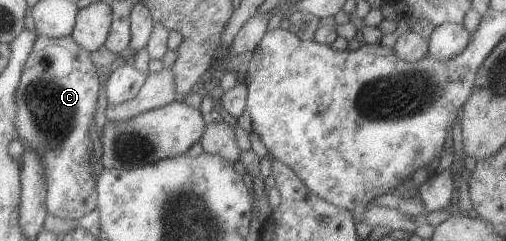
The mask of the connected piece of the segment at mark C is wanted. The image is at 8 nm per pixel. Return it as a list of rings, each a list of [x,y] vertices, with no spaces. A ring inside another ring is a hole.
[[[38,35],[16,90],[16,133],[40,155],[44,165],[48,213],[66,221],[82,218],[98,205],[90,125],[102,87],[90,54],[71,35],[54,39]]]

